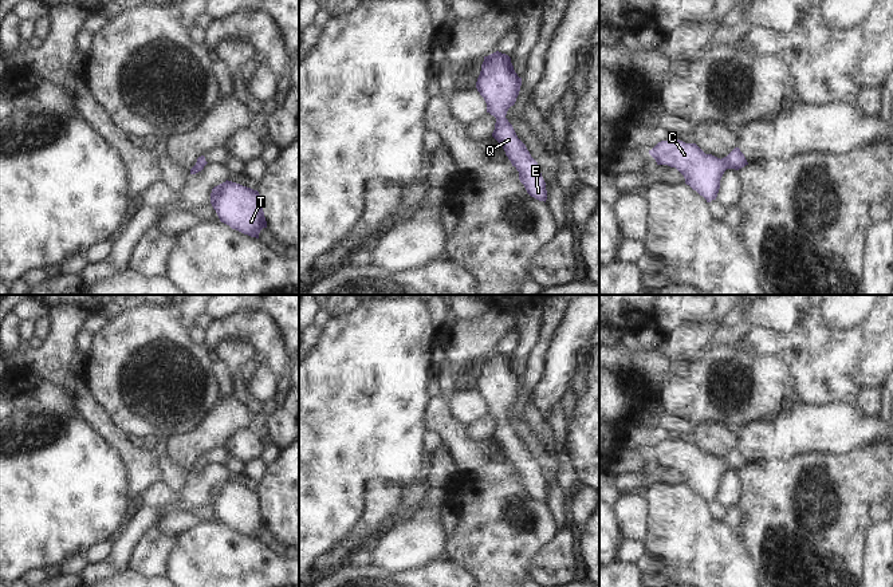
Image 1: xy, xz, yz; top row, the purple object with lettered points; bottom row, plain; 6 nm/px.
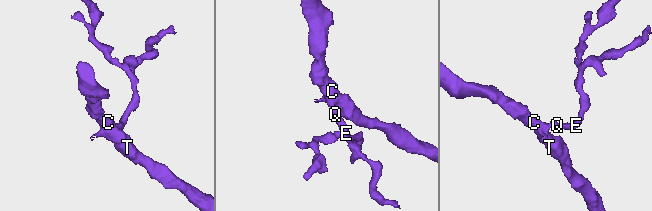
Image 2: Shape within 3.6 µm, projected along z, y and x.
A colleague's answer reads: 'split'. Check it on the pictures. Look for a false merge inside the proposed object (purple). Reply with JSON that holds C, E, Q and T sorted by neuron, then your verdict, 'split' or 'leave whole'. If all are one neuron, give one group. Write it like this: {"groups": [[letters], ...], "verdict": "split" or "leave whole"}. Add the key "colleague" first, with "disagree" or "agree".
{"colleague": "disagree", "groups": [["C", "E", "Q", "T"]], "verdict": "leave whole"}

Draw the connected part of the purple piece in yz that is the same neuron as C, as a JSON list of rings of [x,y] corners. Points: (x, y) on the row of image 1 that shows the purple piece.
[[[661,141],[649,154],[657,165],[676,168],[685,178],[685,184],[703,196],[707,202],[716,200],[720,180],[727,169],[739,170],[748,165],[744,154],[735,147],[727,157],[717,158],[705,154],[696,143]]]

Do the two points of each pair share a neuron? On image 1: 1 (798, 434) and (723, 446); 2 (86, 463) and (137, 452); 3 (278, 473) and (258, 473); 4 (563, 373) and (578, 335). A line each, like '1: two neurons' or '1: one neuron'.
1: two neurons
2: two neurons
3: two neurons
4: one neuron

